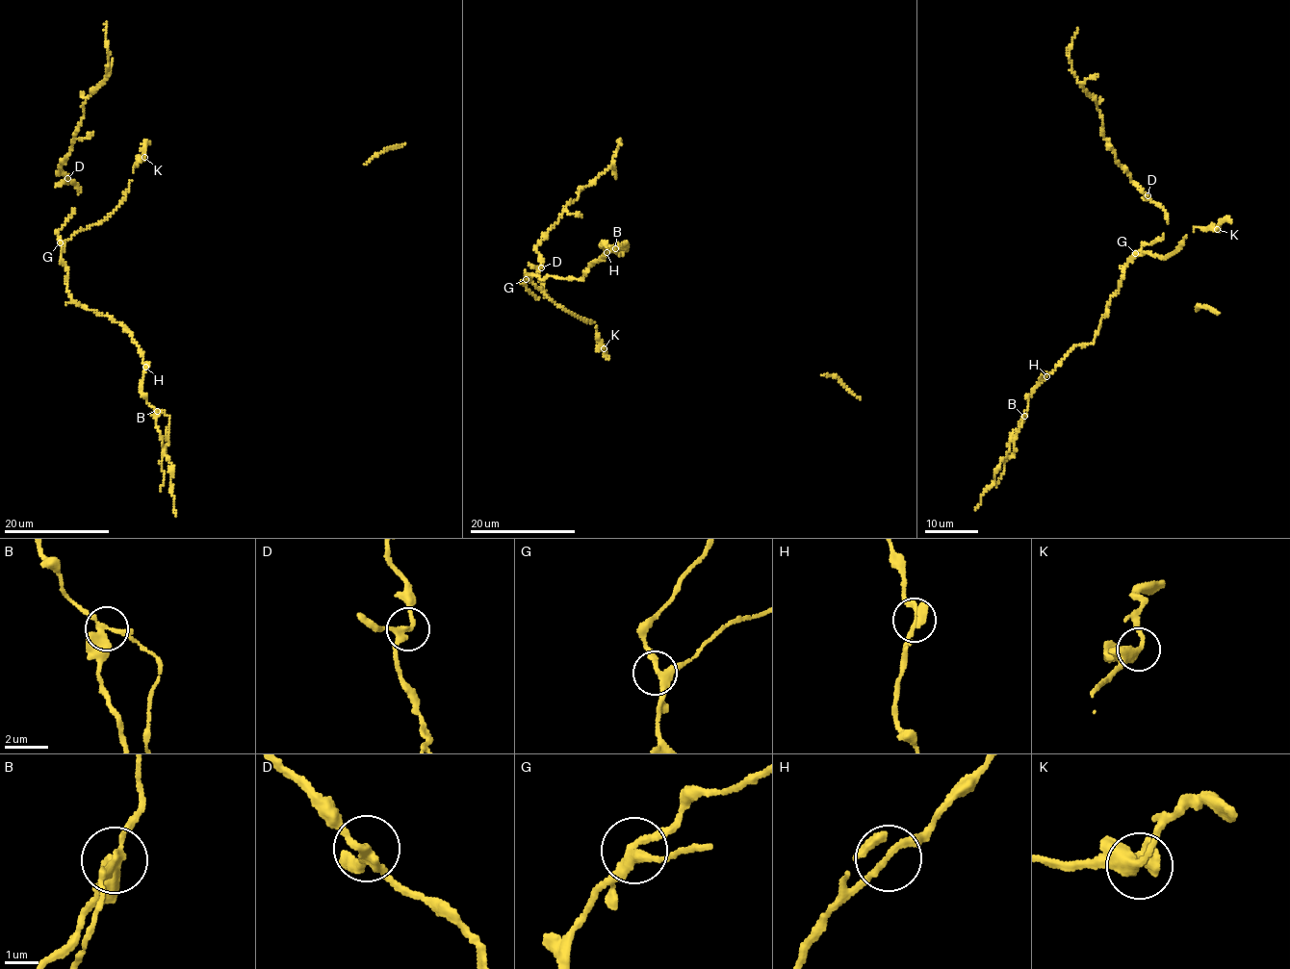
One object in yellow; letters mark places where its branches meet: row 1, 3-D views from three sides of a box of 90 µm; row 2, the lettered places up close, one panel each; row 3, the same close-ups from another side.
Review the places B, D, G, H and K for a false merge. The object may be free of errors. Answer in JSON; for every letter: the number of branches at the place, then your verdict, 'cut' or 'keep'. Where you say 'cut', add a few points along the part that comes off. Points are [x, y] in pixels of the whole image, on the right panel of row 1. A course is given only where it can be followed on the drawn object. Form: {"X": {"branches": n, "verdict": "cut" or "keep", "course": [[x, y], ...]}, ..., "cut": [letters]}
{"B": {"branches": 3, "verdict": "cut", "course": [[1024, 416], [1014, 444], [1015, 453], [1005, 461], [1002, 478], [995, 486]]}, "D": {"branches": 3, "verdict": "keep"}, "G": {"branches": 3, "verdict": "keep"}, "H": {"branches": 3, "verdict": "keep"}, "K": {"branches": 3, "verdict": "keep"}, "cut": ["B"]}

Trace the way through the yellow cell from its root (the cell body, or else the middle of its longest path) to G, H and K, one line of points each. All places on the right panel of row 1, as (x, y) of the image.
G: (1157, 256), (1135, 253)
H: (1157, 256), (1137, 254), (1126, 264), (1120, 290), (1107, 305), (1107, 314), (1093, 341), (1074, 346), (1046, 375)
K: (1157, 256), (1162, 258), (1175, 251), (1184, 237), (1196, 228), (1217, 229)

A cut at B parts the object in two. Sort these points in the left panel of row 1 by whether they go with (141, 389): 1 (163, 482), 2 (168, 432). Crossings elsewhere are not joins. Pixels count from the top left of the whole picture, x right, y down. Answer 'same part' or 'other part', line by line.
1: other part
2: other part

